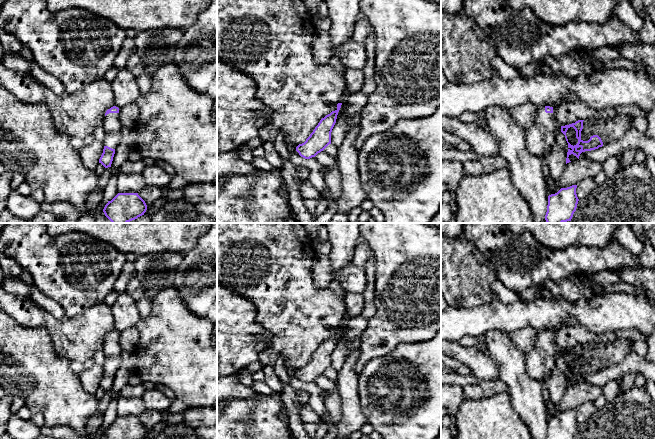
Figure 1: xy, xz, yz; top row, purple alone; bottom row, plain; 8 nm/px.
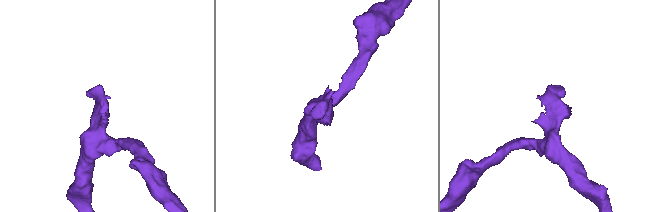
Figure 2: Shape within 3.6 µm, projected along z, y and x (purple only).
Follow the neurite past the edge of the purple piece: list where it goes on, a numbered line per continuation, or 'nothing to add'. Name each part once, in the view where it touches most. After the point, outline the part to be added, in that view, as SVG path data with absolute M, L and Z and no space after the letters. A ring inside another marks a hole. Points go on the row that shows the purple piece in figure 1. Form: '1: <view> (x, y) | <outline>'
1: yz (539, 137) | M545 106L539 107L533 125L525 130L526 142L532 155L540 158L553 145L553 139L561 132L553 113L546 113Z

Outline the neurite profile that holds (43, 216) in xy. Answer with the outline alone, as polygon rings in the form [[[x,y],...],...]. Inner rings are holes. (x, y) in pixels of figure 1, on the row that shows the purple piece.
[[[5,210],[0,215],[0,223],[62,223],[57,219],[57,217],[46,211],[40,210],[34,217],[30,219],[22,219],[20,217],[16,217],[10,211]]]

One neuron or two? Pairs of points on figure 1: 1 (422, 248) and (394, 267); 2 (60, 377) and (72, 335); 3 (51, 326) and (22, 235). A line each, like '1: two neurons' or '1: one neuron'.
1: one neuron
2: two neurons
3: two neurons

